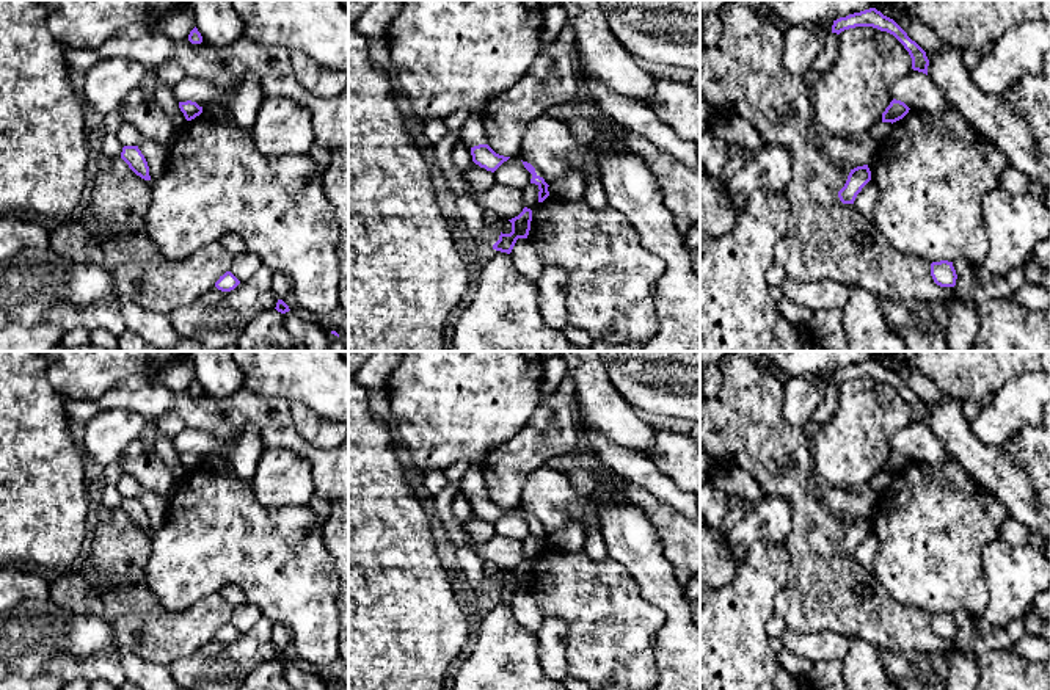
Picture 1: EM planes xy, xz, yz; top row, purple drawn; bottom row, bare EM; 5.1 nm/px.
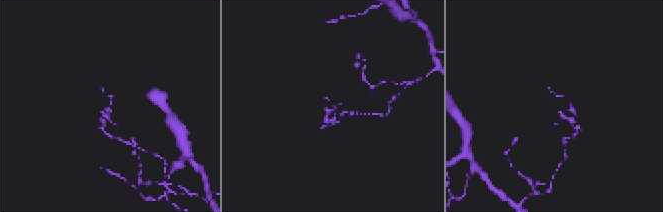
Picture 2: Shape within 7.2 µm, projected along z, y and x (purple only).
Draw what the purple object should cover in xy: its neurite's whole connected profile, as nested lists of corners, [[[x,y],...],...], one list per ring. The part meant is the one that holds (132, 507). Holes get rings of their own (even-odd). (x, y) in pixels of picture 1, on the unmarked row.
[[[124,497],[121,510],[129,516],[129,519],[137,527],[140,527],[144,532],[151,532],[148,513],[141,502],[138,500],[138,497]]]

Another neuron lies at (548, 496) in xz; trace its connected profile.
[[[560,463],[534,470],[521,492],[520,510],[535,519],[548,536],[560,533],[570,522],[578,522],[587,533],[600,527],[598,508],[603,500],[626,500],[637,505],[659,533],[664,555],[675,566],[700,572],[700,522],[687,519],[669,503],[656,499],[639,485],[625,491],[595,497],[579,496]]]

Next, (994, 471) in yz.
[[[923,401],[929,411],[928,427],[957,464],[1006,508],[1009,518],[1050,544],[1050,507],[1037,503],[1026,472],[1003,447],[986,445],[970,431],[959,401]]]

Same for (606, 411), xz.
[[[560,351],[576,384],[576,405],[589,427],[609,442],[645,455],[654,430],[645,425],[607,376],[598,351]]]

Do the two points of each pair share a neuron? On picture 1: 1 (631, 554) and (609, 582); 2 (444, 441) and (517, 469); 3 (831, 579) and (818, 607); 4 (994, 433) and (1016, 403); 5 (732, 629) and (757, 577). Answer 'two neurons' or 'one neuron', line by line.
1: two neurons
2: two neurons
3: one neuron
4: one neuron
5: one neuron

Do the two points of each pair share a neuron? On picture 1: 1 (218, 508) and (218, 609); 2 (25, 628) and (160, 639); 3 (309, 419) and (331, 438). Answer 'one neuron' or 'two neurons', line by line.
1: two neurons
2: two neurons
3: one neuron

